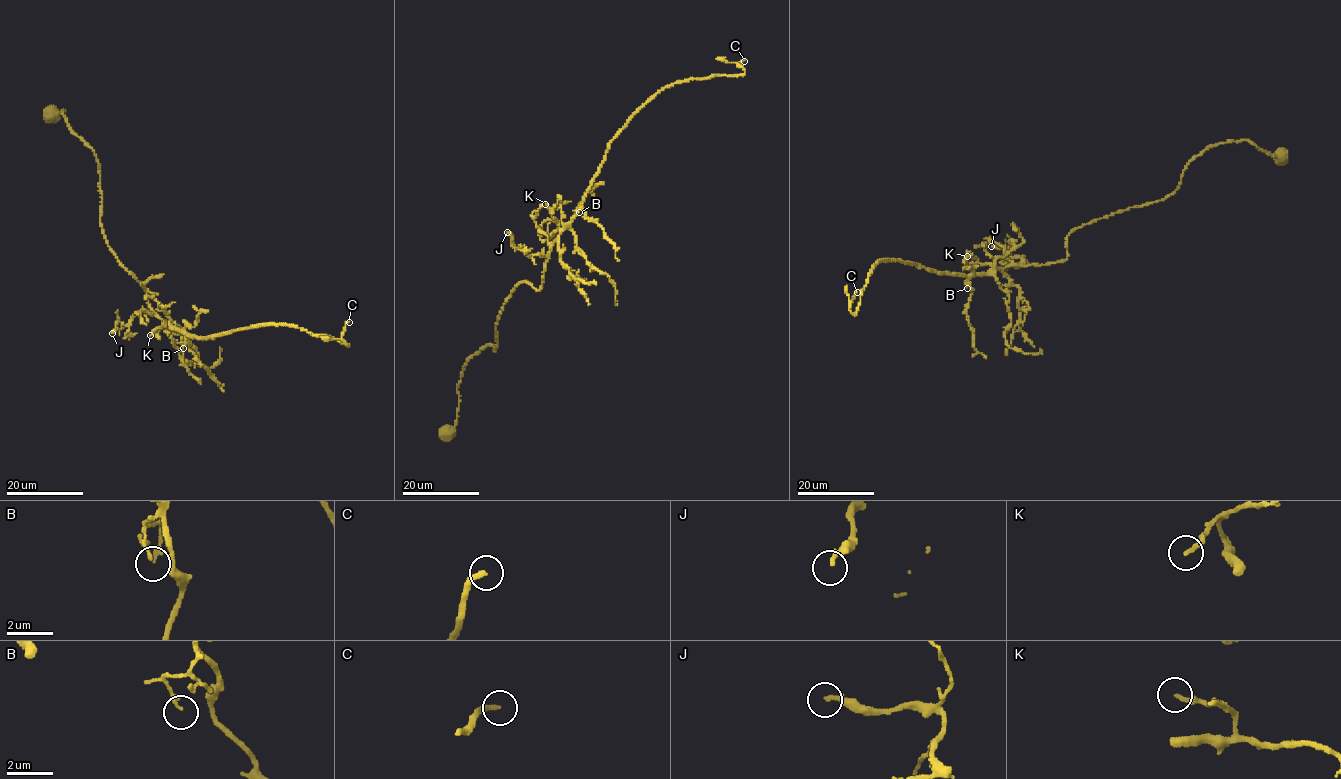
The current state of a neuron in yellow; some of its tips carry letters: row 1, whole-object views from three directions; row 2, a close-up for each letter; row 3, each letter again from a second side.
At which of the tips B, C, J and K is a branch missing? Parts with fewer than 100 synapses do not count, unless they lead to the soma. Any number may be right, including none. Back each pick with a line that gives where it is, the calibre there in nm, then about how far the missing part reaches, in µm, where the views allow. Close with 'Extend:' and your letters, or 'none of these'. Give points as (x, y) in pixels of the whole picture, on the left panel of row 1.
C: (349, 322) | 200 nm | 40 µm
Extend: C

